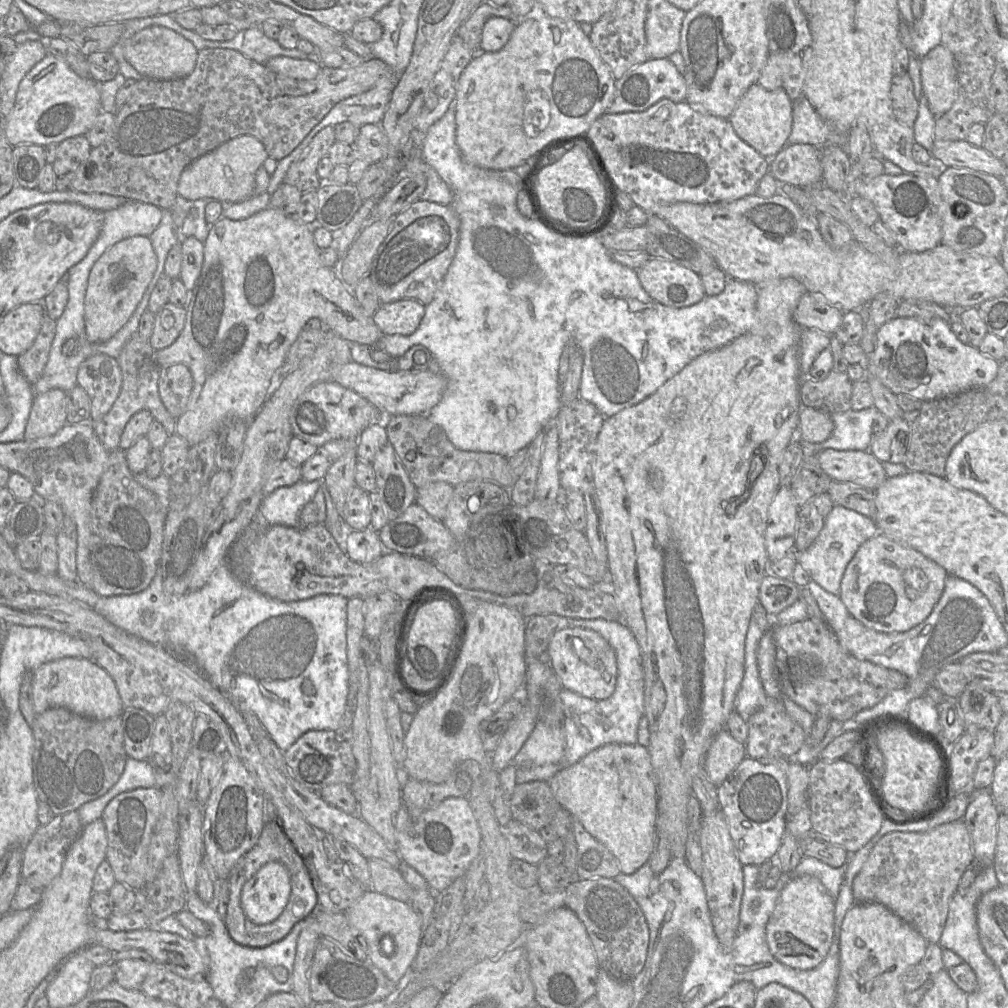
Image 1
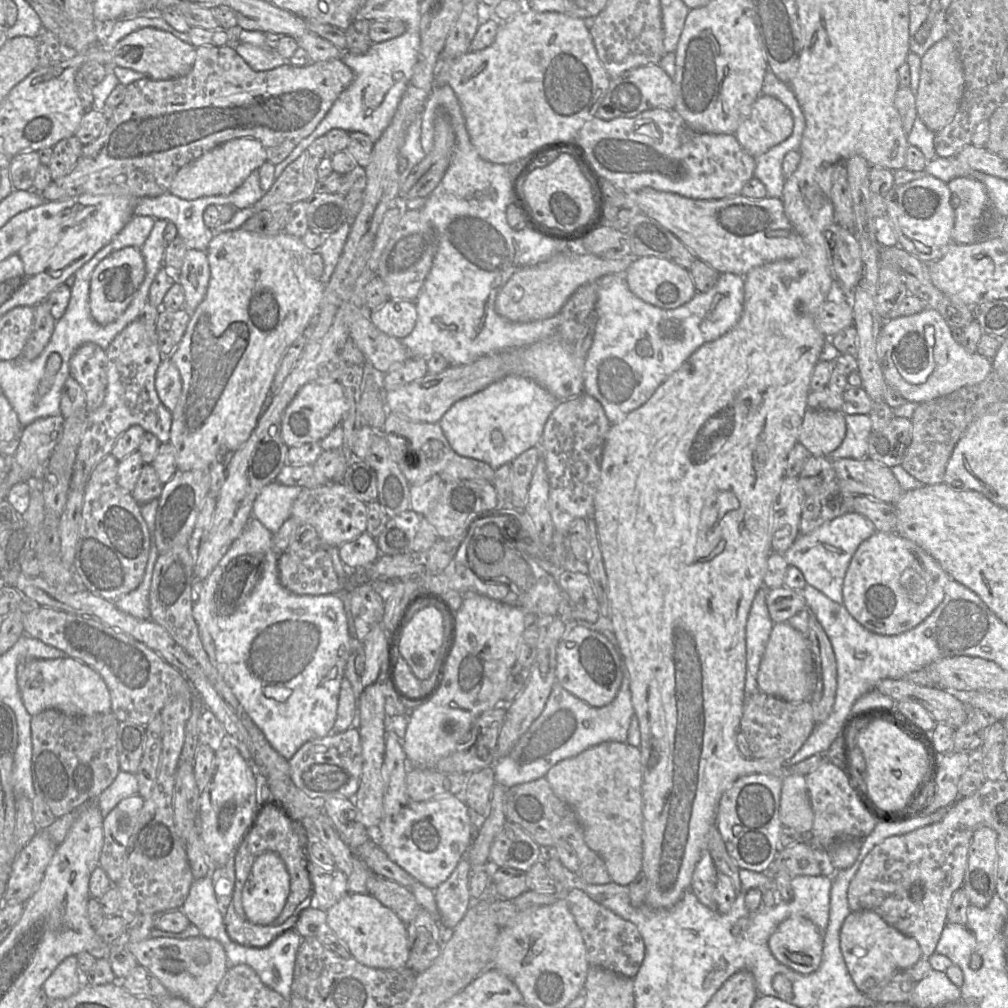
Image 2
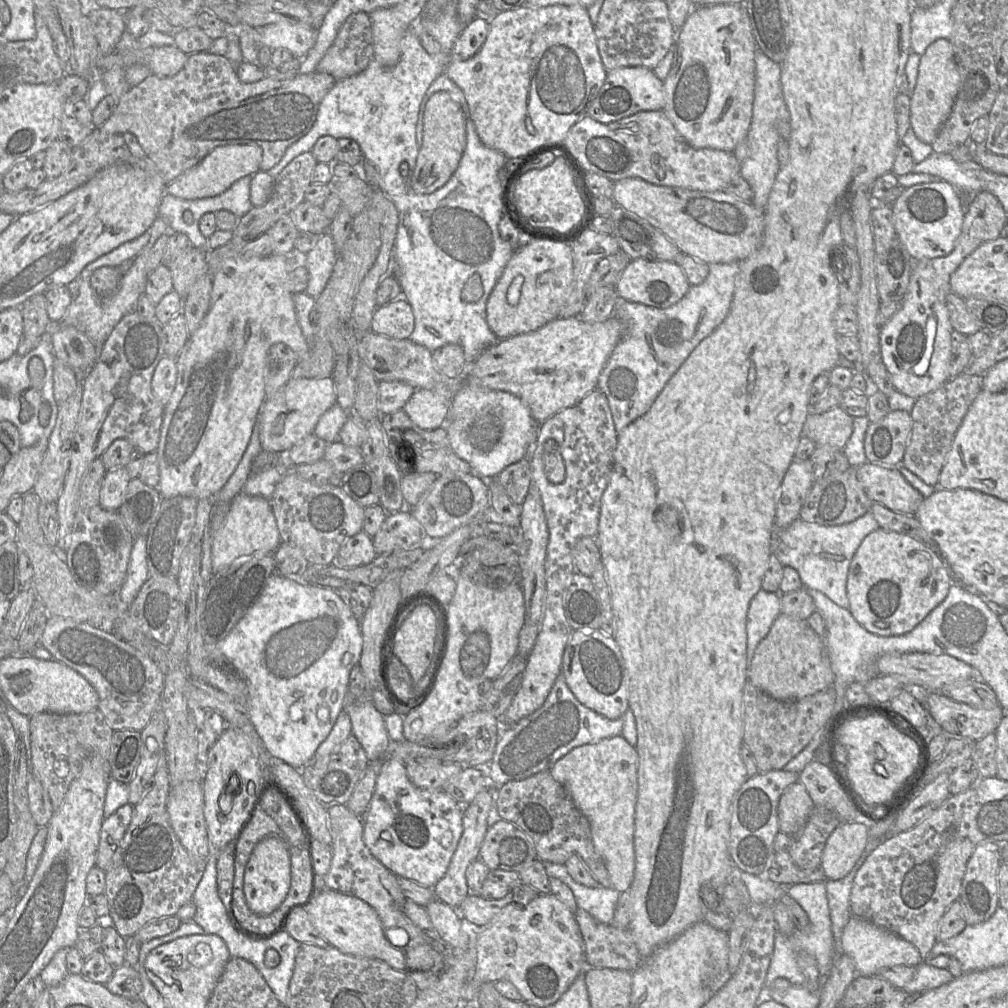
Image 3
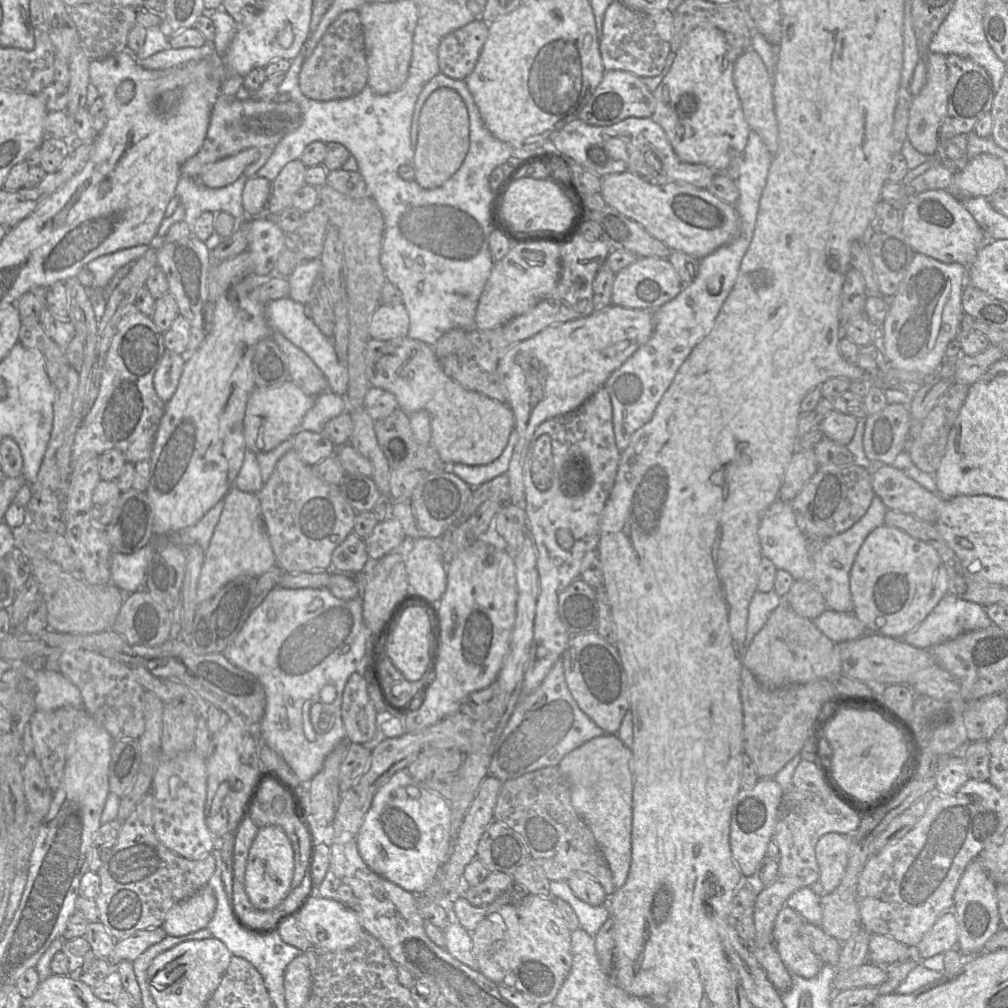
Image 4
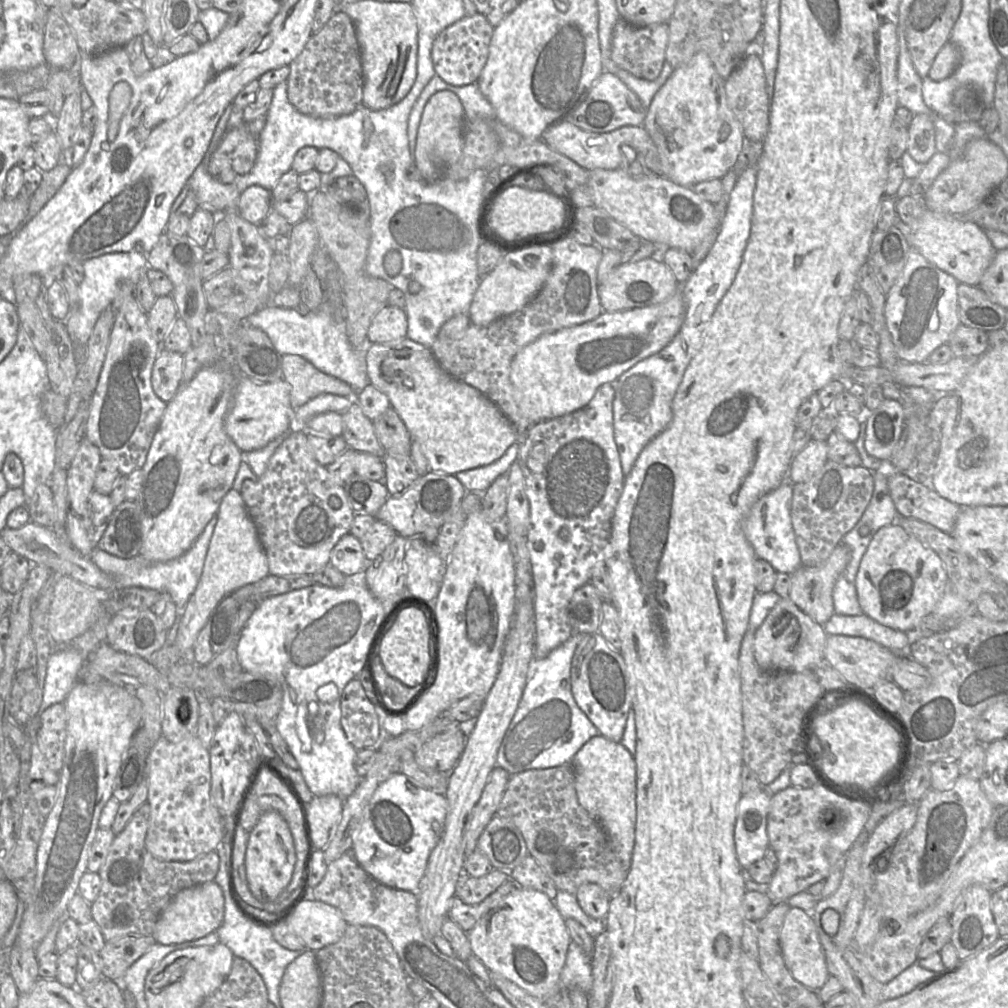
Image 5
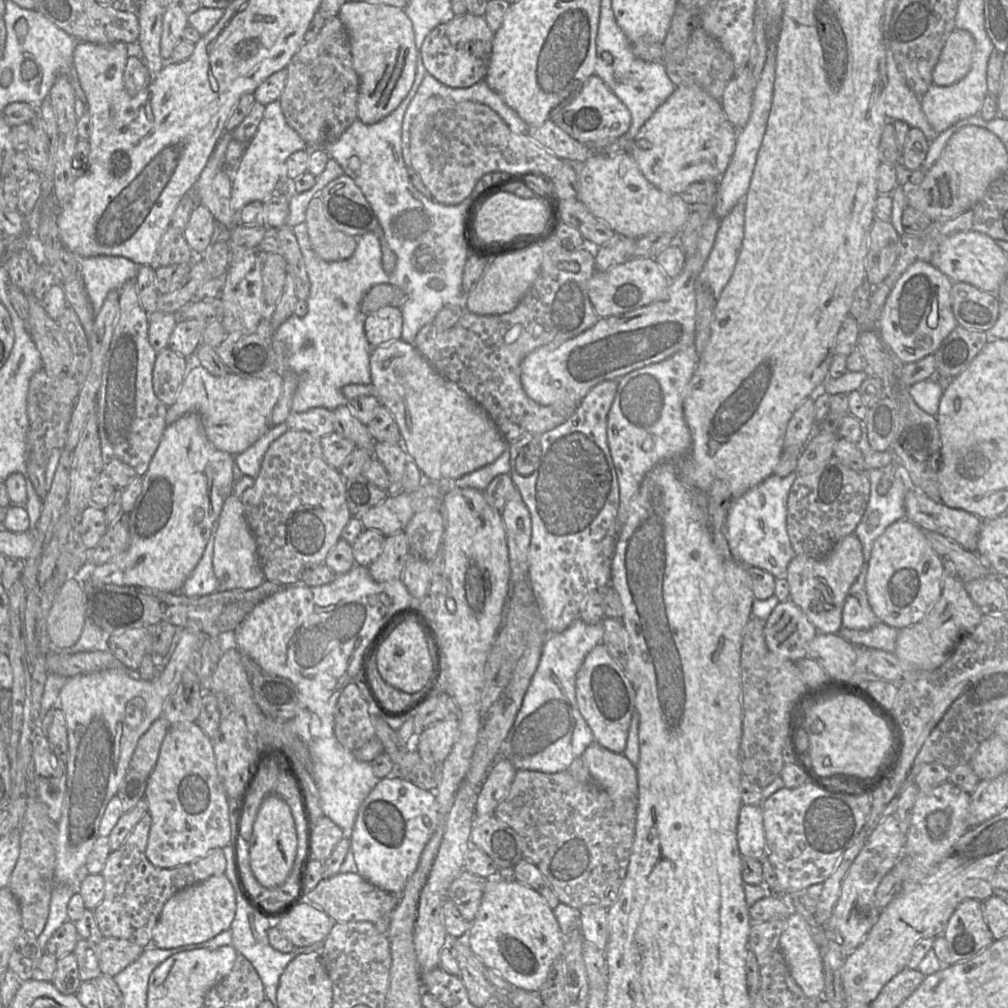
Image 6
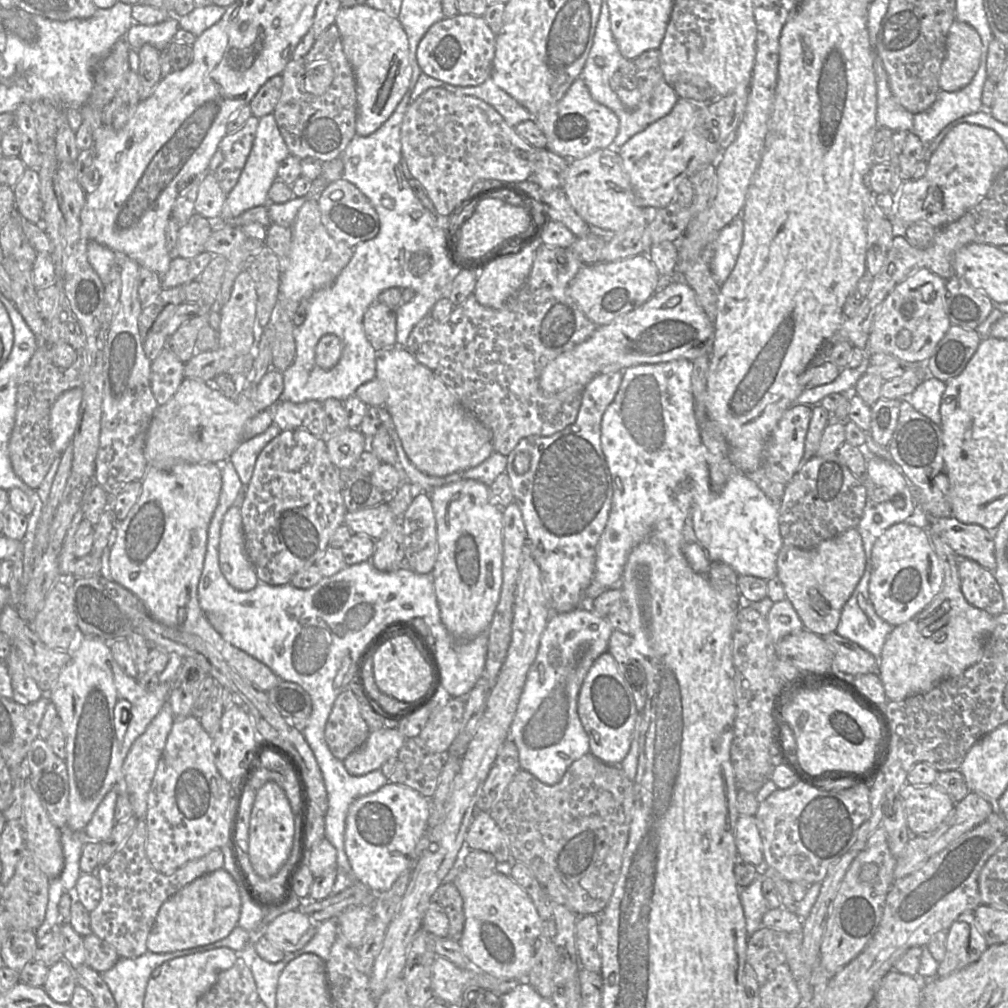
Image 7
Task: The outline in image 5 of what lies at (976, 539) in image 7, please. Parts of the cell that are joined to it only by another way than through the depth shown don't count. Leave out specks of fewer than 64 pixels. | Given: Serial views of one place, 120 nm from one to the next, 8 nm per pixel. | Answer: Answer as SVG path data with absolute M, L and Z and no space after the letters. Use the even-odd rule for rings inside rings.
M890 472L887 483L899 517L914 518L952 533L959 505L941 497L929 483L916 482L902 472Z

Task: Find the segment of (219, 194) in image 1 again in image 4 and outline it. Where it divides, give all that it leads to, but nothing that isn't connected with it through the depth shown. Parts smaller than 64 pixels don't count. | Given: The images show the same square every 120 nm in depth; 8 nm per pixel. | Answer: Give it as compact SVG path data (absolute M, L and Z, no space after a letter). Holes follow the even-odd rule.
M255 147L206 165L197 180L209 188L222 188L235 182L245 168L259 158Z

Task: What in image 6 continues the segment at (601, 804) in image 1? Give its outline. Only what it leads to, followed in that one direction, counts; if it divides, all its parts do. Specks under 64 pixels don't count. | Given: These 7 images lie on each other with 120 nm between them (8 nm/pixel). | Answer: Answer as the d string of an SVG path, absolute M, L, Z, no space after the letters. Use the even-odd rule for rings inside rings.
M595 741L585 749L581 758L593 780L613 801L618 815L636 818L637 770L629 759L623 753L615 753Z

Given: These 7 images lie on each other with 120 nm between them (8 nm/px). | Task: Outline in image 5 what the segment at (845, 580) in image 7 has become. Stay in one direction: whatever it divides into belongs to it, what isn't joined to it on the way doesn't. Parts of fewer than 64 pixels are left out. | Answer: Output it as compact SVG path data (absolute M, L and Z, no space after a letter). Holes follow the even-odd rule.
M839 543L829 555L828 559L818 567L800 566L790 575L788 598L814 621L824 625L835 613L833 604L833 587L845 570L851 558L851 549L844 543Z

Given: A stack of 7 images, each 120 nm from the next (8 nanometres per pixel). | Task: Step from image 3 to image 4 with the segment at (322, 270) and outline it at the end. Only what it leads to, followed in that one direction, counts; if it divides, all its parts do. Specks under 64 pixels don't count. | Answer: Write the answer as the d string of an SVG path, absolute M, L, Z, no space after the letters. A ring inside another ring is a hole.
M321 258L300 262L288 277L289 296L301 304L309 303L310 291L315 279L322 274Z

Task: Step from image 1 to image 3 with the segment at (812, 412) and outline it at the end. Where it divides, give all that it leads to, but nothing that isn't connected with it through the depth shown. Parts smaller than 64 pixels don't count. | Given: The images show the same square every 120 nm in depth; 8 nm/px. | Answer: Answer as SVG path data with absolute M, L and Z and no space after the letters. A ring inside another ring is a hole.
M840 406L824 413L810 412L802 428L802 436L818 446L842 450L853 432L853 417Z

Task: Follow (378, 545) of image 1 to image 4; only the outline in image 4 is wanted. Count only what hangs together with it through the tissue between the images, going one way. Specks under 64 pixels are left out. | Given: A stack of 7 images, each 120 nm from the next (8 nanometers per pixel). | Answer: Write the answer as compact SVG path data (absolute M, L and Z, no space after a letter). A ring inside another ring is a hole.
M351 532L332 553L332 569L340 573L356 574L370 565L365 540Z

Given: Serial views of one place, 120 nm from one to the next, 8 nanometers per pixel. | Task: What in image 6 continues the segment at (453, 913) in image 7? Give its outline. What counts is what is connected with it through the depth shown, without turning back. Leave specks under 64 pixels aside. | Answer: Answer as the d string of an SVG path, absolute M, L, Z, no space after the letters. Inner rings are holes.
M463 869L452 882L448 899L452 900L462 917L473 922L479 909L487 878L471 874Z

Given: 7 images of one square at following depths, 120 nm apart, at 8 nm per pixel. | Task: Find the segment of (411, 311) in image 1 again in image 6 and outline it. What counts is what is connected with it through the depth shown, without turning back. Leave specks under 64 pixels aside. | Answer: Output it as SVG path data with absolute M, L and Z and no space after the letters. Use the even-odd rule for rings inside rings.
M388 305L365 317L364 330L372 347L401 338L403 317L401 308Z

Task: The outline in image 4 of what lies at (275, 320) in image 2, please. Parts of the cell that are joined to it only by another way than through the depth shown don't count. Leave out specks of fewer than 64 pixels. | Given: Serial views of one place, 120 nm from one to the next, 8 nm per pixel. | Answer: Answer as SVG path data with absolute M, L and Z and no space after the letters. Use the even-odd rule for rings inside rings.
M249 274L232 285L214 302L213 325L201 345L186 356L183 372L173 397L166 402L164 414L155 435L149 458L150 475L145 491L153 514L154 537L172 537L195 525L215 504L224 499L233 486L246 451L243 421L247 401L256 388L252 359L259 341L272 338L288 360L290 380L307 395L316 397L329 390L328 381L313 360L280 332L273 330L266 319L265 305L250 298L251 292L270 276Z

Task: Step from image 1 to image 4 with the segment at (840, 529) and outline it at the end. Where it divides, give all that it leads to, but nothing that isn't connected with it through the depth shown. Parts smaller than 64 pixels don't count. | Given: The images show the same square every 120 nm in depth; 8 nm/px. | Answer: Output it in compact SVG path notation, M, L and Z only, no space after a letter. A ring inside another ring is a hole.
M874 495L867 512L851 528L837 535L813 541L799 529L791 502L778 498L767 508L760 520L758 537L762 556L770 559L777 570L785 570L790 573L794 580L814 585L825 598L829 609L853 613L854 604L849 582L850 571L867 536L884 524L887 510L881 498Z

